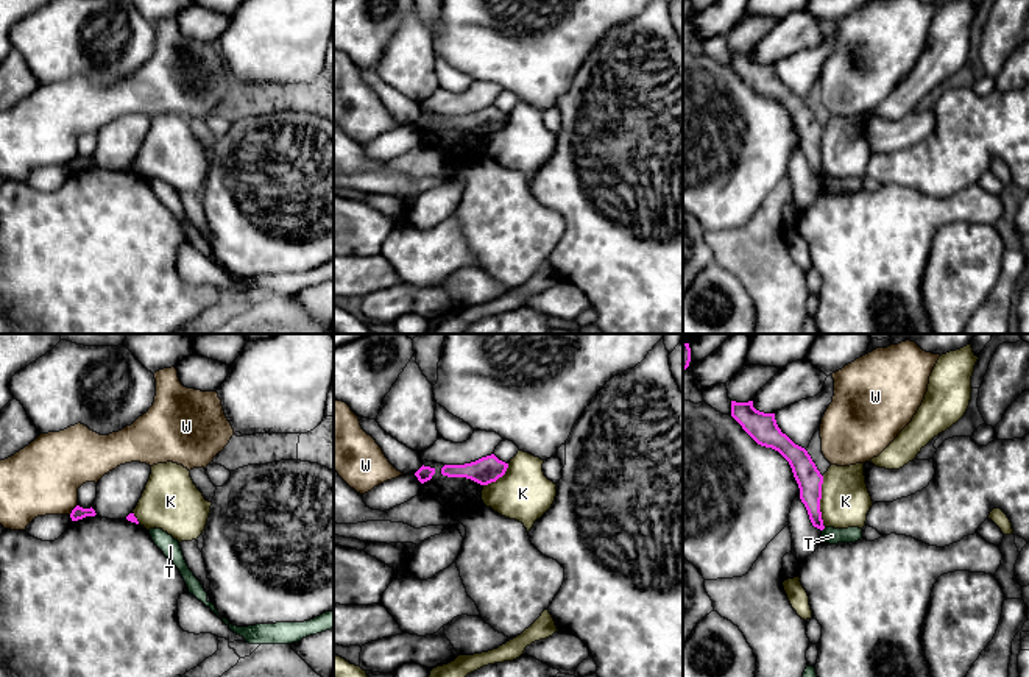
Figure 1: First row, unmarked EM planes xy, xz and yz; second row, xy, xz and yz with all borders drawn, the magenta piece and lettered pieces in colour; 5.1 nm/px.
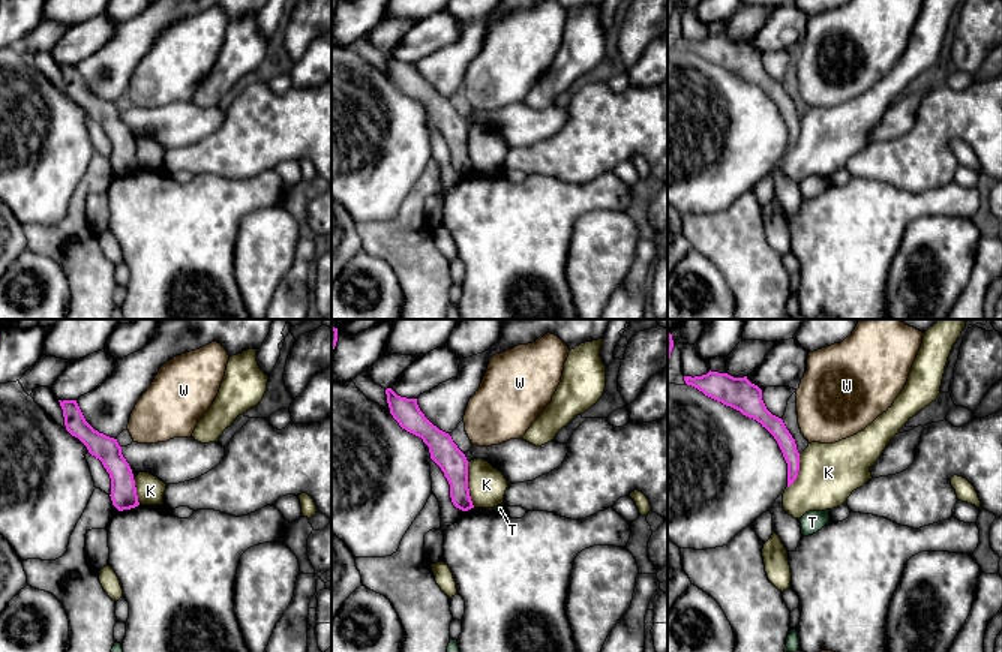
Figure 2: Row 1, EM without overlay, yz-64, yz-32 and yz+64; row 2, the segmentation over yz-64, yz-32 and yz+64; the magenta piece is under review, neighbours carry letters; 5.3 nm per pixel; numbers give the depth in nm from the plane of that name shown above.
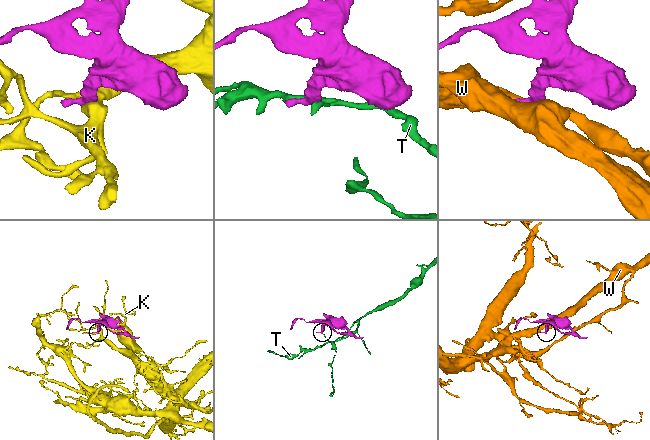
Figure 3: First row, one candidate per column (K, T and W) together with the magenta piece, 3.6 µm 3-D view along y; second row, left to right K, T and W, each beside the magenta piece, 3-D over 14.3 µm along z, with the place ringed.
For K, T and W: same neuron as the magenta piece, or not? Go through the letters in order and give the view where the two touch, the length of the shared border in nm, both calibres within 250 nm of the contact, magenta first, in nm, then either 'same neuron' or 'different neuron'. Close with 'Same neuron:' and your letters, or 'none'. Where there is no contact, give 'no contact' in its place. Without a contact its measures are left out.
K: yz | 260 nm | 130/260 nm | different neuron
T: no contact | different neuron
W: xy | 70 nm | 70/380 nm | different neuron
Same neuron: none

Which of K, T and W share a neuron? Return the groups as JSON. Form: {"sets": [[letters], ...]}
{"sets": [["K"], ["T"], ["W"]]}

